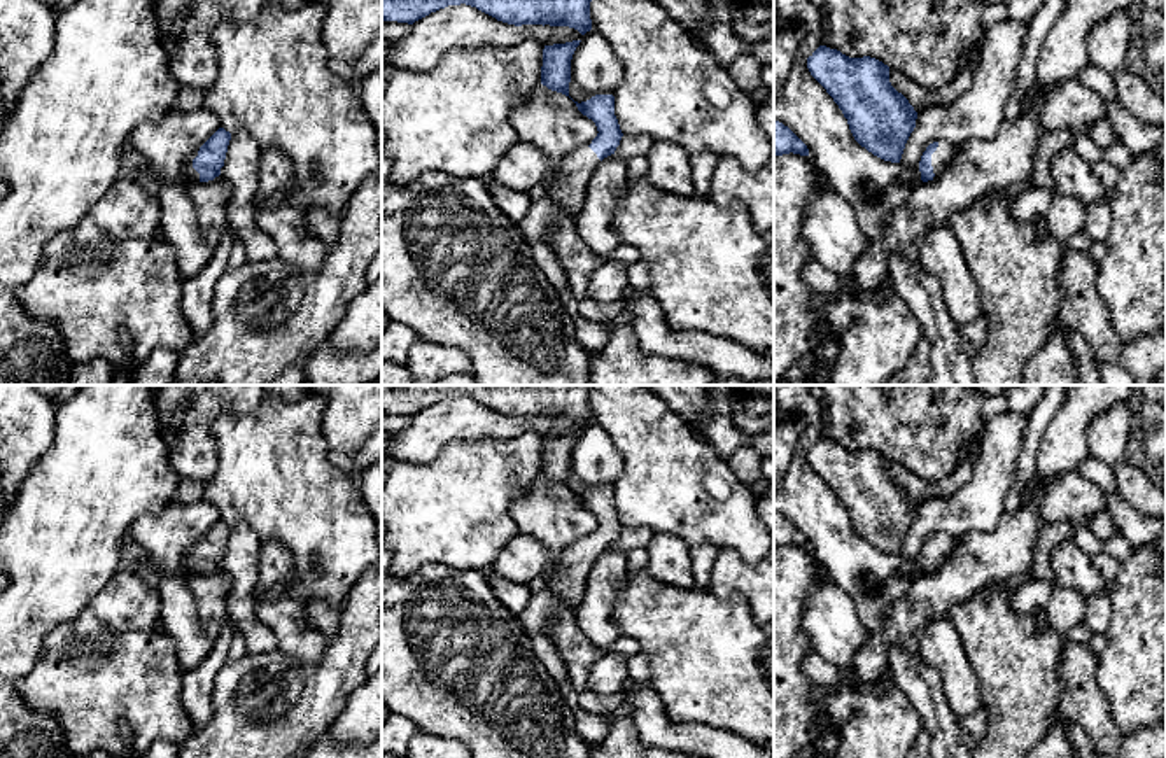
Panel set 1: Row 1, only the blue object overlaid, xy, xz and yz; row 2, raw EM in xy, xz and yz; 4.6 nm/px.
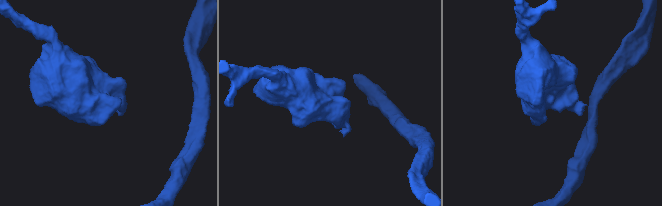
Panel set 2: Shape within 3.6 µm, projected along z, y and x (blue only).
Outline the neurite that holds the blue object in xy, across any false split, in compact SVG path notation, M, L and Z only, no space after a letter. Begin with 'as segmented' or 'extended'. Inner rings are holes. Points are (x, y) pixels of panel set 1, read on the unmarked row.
extended; M219 520L198 543L193 558L186 564L189 576L208 574L221 567L231 525Z

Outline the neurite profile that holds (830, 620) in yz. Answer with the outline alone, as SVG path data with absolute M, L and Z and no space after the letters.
M816 558L814 562L818 579L805 599L802 625L811 639L812 651L846 669L865 644L867 630L849 595L833 583Z

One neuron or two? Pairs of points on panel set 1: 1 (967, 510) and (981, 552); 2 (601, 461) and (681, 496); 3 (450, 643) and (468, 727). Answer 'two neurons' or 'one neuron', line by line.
1: two neurons
2: two neurons
3: one neuron

